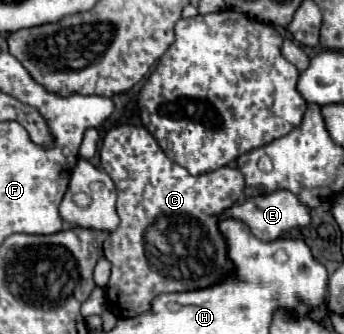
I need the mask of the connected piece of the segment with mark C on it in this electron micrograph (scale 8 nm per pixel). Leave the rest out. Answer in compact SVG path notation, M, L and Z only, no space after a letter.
M133 123L115 125L105 133L99 159L101 169L115 183L117 213L121 217L119 227L111 231L107 241L103 243L103 253L113 263L111 279L105 287L105 299L107 309L115 317L135 317L147 311L151 307L151 299L159 293L209 287L231 273L233 263L227 259L227 245L223 235L219 233L217 223L221 213L235 203L235 195L237 199L243 195L245 177L239 169L225 165L211 173L193 177L185 167L179 167L163 153L163 149L155 143L153 135L145 127Z

